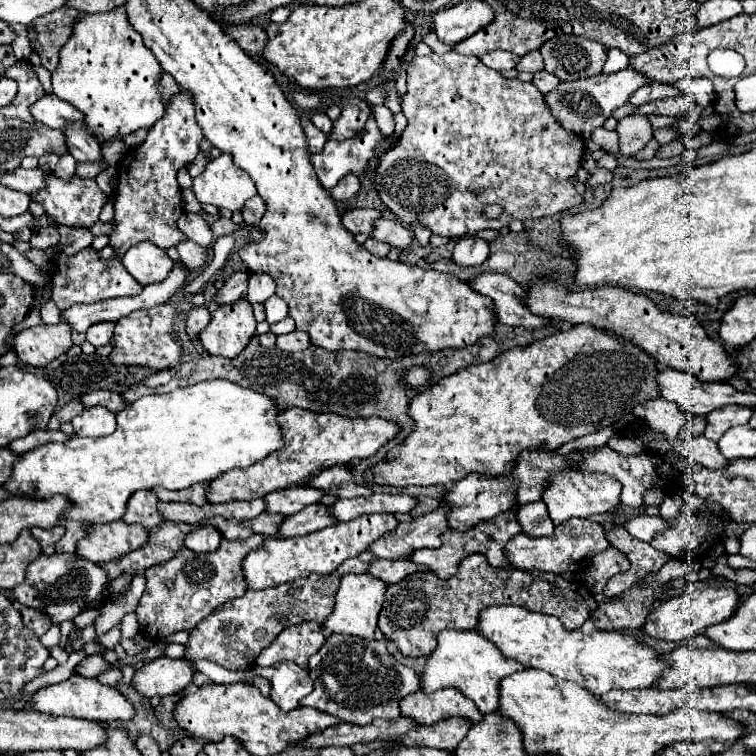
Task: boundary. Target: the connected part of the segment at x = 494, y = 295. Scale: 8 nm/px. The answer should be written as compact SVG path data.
M497 272L479 274L475 280L471 280L471 288L493 300L495 314L501 324L519 326L525 330L537 330L551 324L549 318L531 314L531 310L523 302L527 288L513 282L505 274Z

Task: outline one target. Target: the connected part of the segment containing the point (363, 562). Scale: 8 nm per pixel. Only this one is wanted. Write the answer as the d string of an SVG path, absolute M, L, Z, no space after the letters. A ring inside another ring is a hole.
M361 552L359 556L355 556L355 558L351 558L351 560L345 560L339 568L337 568L337 574L339 576L345 576L345 574L349 574L349 572L353 572L353 574L365 574L367 572L367 568L369 568L369 564L375 560L375 556L371 556L371 552Z

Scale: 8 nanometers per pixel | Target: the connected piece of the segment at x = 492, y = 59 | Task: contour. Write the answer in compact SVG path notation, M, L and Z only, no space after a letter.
M495 50L481 56L481 62L493 70L513 70L519 64L519 60L521 58L517 54L505 50Z

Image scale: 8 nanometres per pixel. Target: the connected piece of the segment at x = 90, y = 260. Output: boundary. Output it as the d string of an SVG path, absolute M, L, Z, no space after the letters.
M85 248L75 256L67 256L59 252L55 256L55 272L51 276L53 284L53 302L57 308L69 308L73 304L93 304L99 300L119 298L119 296L135 296L143 290L143 286L123 268L121 260L101 260L93 248Z

